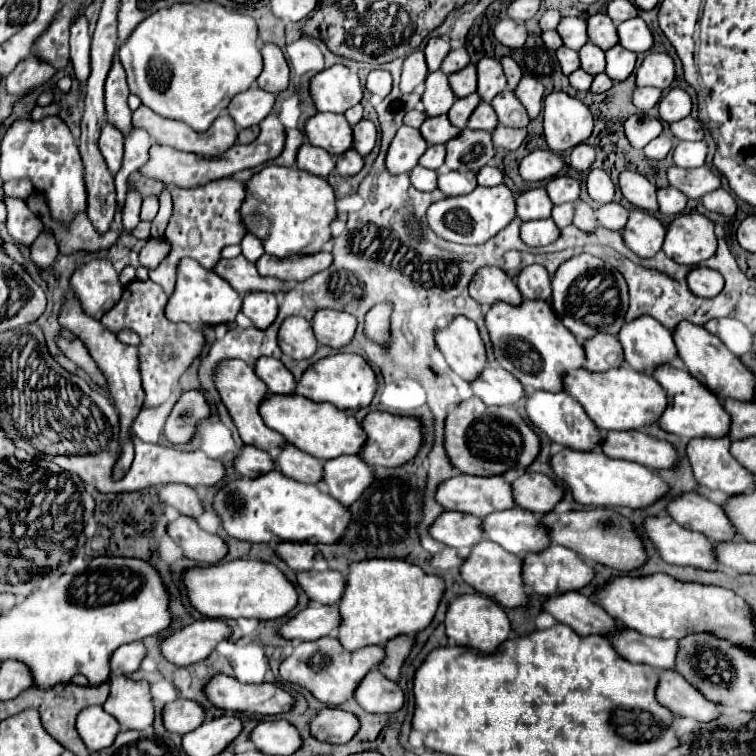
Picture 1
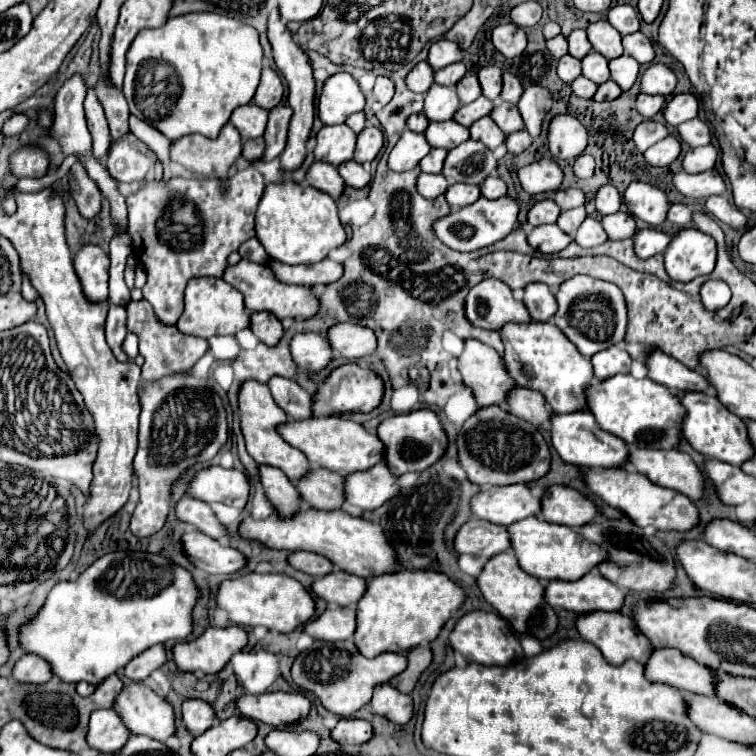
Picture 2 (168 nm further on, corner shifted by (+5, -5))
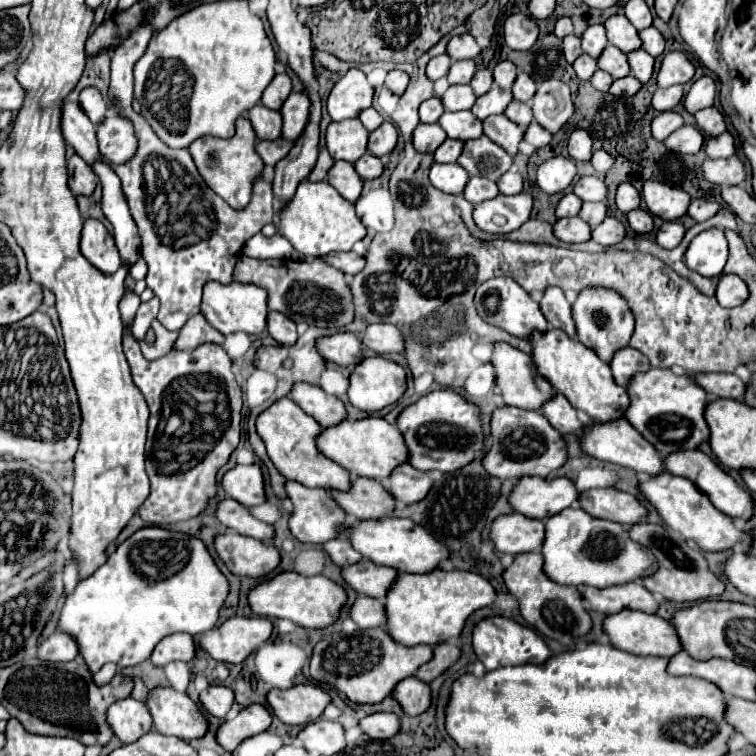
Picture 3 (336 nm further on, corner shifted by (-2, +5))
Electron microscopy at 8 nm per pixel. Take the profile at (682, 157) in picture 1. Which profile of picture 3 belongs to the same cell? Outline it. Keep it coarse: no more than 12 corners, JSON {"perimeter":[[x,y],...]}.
{"perimeter":[[730,132],[710,138],[704,146],[708,158],[728,158],[736,152]]}

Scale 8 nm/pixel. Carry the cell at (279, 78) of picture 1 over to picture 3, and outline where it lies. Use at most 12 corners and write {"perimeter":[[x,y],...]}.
{"perimeter":[[276,74],[262,106],[280,110],[292,90],[288,74]]}

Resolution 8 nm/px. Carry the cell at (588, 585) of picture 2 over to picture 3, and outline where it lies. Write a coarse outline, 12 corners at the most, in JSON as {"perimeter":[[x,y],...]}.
{"perimeter":[[640,582],[584,588],[590,610],[656,614],[660,602]]}

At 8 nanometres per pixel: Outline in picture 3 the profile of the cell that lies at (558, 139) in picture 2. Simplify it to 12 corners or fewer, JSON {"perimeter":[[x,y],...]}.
{"perimeter":[[574,130],[568,154],[576,162],[590,162],[592,140],[588,132]]}

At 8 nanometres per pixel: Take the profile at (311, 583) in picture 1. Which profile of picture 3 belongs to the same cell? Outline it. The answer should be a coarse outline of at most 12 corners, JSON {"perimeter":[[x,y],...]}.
{"perimeter":[[370,560],[342,570],[358,594],[384,598],[396,582],[394,568]]}

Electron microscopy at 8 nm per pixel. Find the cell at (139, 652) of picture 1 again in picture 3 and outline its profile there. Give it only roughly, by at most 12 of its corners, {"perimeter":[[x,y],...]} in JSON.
{"perimeter":[[170,634],[158,642],[150,660],[166,666],[196,656],[190,634]]}

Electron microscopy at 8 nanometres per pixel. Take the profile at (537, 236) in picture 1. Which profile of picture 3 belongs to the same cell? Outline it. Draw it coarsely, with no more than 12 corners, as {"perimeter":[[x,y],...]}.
{"perimeter":[[560,218],[554,234],[562,242],[588,242],[590,226],[576,218]]}

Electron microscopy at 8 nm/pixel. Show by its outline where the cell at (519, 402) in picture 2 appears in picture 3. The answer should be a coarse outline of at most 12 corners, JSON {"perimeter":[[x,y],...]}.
{"perimeter":[[562,394],[542,406],[560,434],[580,434],[576,408]]}

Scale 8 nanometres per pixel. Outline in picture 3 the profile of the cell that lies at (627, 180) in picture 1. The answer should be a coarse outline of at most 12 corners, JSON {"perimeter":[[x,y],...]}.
{"perimeter":[[646,182],[648,210],[668,222],[688,212],[690,196],[664,182]]}

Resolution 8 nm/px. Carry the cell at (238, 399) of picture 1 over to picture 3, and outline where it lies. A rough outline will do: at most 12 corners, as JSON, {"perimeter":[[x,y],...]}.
{"perimeter":[[290,398],[256,428],[286,480],[350,490],[352,472],[316,448],[324,428]]}

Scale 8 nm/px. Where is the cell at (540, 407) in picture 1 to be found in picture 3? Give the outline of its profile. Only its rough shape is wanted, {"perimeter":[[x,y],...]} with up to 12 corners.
{"perimeter":[[624,418],[592,422],[582,450],[640,474],[662,456]]}

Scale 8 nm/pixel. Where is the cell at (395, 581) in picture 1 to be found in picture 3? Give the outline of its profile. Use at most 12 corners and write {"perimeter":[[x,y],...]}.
{"perimeter":[[400,572],[386,630],[402,646],[454,640],[492,606],[476,572]]}

